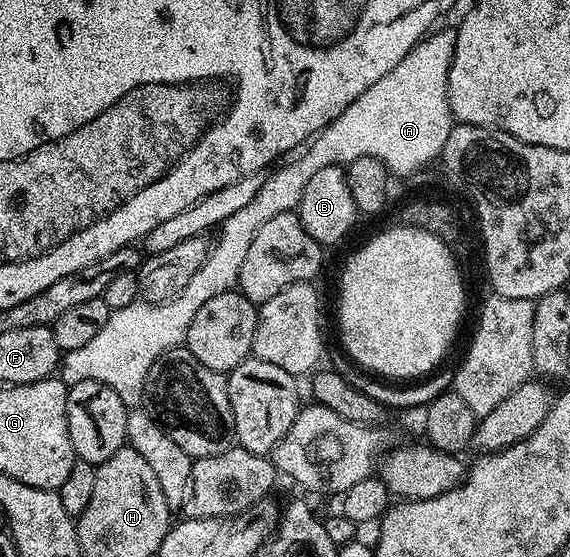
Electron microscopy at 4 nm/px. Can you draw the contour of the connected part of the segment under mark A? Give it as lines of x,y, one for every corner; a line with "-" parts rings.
435,29
424,35
416,47
409,49
409,53
405,53
405,57
397,61
397,69
389,69
389,73
385,73
385,77
381,77
377,85
369,85
369,89
365,89
365,93
361,93
361,97
357,97
357,101
353,101
353,105
349,105
349,109
345,109
341,117
337,117
306,144
305,150
299,153
304,155
296,154
294,156
296,159
292,163
287,163
284,167
276,166
267,175
265,185
257,189
253,201
249,201
249,205
244,205
238,213
233,213
233,217
229,217
229,221
225,221
222,227
218,228
219,240
210,244
205,265
201,265
199,272
189,280
189,285
185,285
185,289
181,289
176,299
170,299
168,303
136,301
125,305
125,309
112,311
109,321
105,321
105,326
86,345
81,345
81,349
62,352
58,378
68,387
81,381
97,381
101,385
109,385
109,389
113,389
113,393
121,397
121,401
128,409
138,408
144,402
143,386
149,369
153,369
153,361
157,361
161,353
180,346
186,340
189,325
193,322
197,309
201,309
205,301
217,297
217,293
232,290
238,284
241,265
249,253
253,237
257,237
257,229
261,229
265,221
277,217
277,213
295,211
301,201
301,193
305,193
305,185
309,185
317,169
346,165
357,161
357,157
377,157
377,161
384,163
392,176
411,175
414,171
421,170
423,166
431,165
434,159
439,157
442,145
449,137
453,126
447,90
449,69
455,52
455,31
439,30

